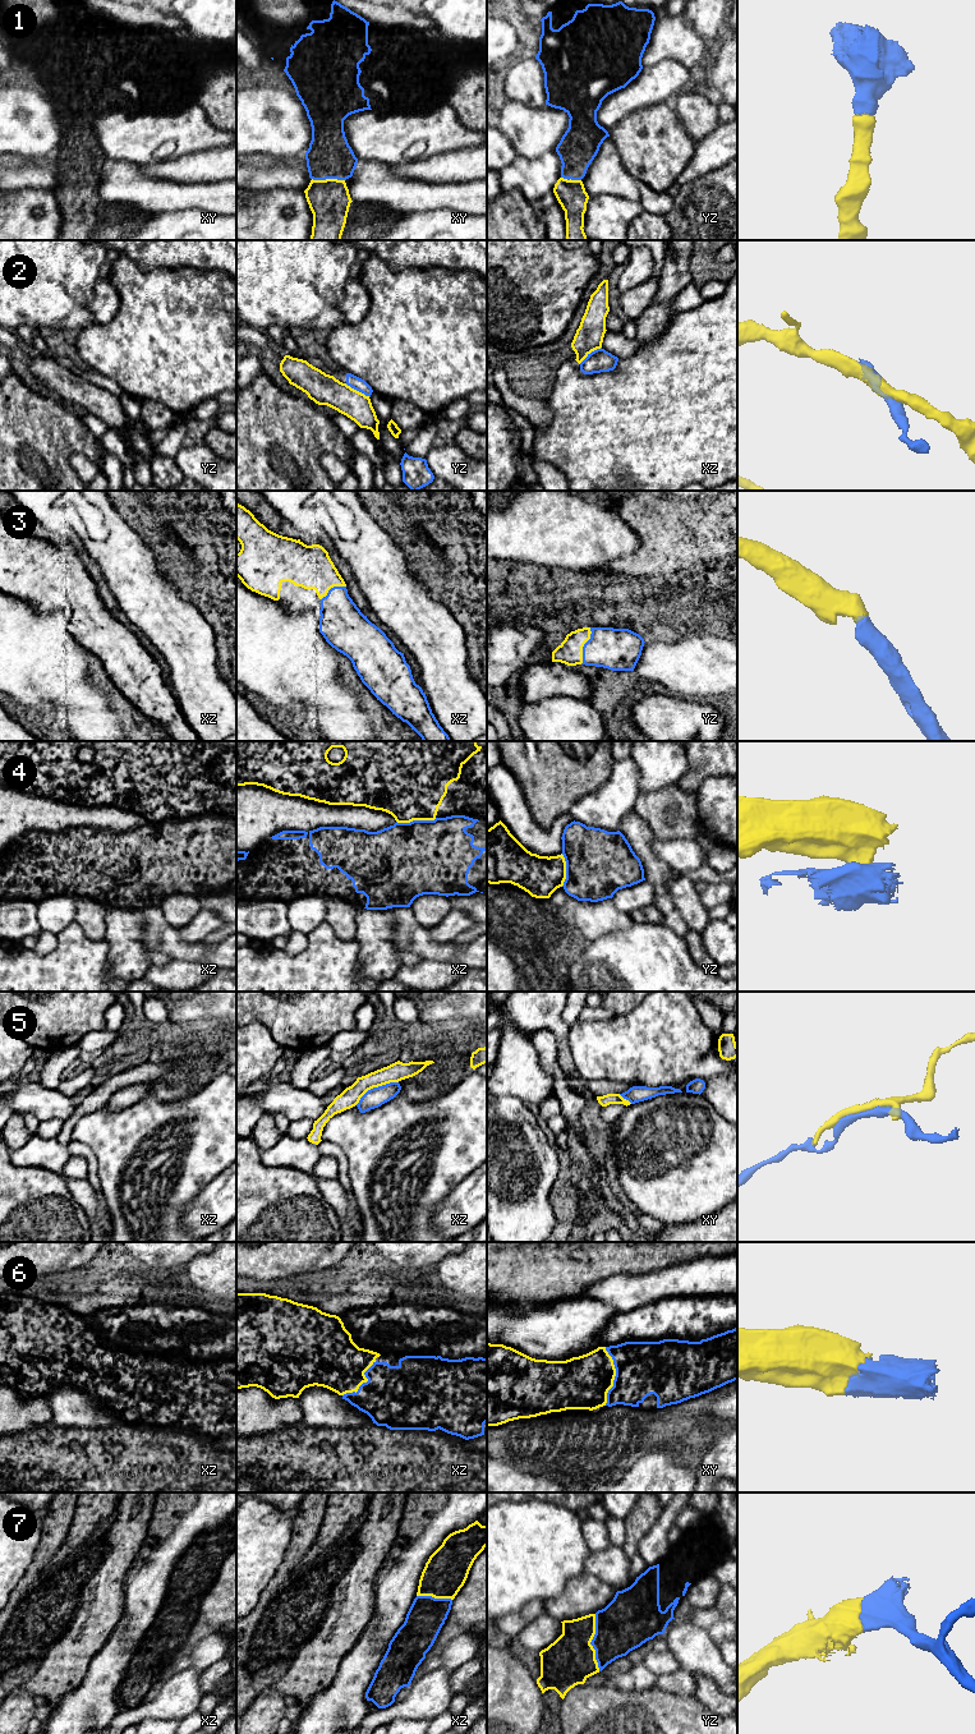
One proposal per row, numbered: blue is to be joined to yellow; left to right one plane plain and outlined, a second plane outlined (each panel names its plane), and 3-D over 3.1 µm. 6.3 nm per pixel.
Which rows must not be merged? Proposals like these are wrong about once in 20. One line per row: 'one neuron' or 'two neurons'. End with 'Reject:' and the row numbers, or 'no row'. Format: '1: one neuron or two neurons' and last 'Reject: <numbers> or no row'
1: one neuron
2: one neuron
3: one neuron
4: two neurons
5: one neuron
6: one neuron
7: one neuron
Reject: 4

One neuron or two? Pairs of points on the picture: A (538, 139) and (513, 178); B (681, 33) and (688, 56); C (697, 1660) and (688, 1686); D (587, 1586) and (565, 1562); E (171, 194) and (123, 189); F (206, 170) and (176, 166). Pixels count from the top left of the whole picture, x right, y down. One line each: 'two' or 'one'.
A: two
B: one
C: two
D: two
E: one
F: one

